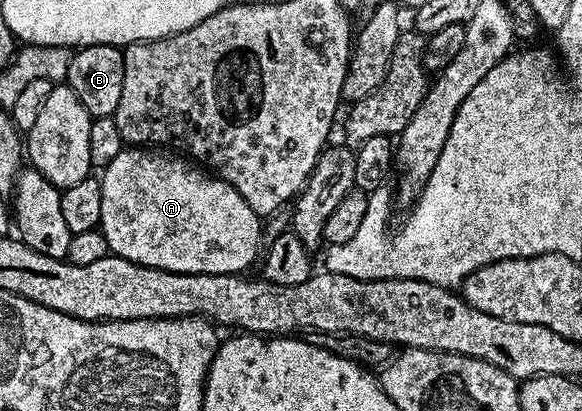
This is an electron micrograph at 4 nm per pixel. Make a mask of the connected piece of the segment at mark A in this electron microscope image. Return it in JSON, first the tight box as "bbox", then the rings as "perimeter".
{"bbox":[99,147,263,275],"perimeter":[[[126,147],[115,155],[115,159],[111,159],[99,180],[103,191],[103,215],[99,228],[105,234],[109,252],[114,257],[168,273],[241,275],[256,257],[258,260],[262,252],[263,221],[255,211],[251,211],[251,207],[247,207],[247,199],[243,199],[235,187],[190,163],[184,156],[169,151],[154,151],[149,147]]]}

